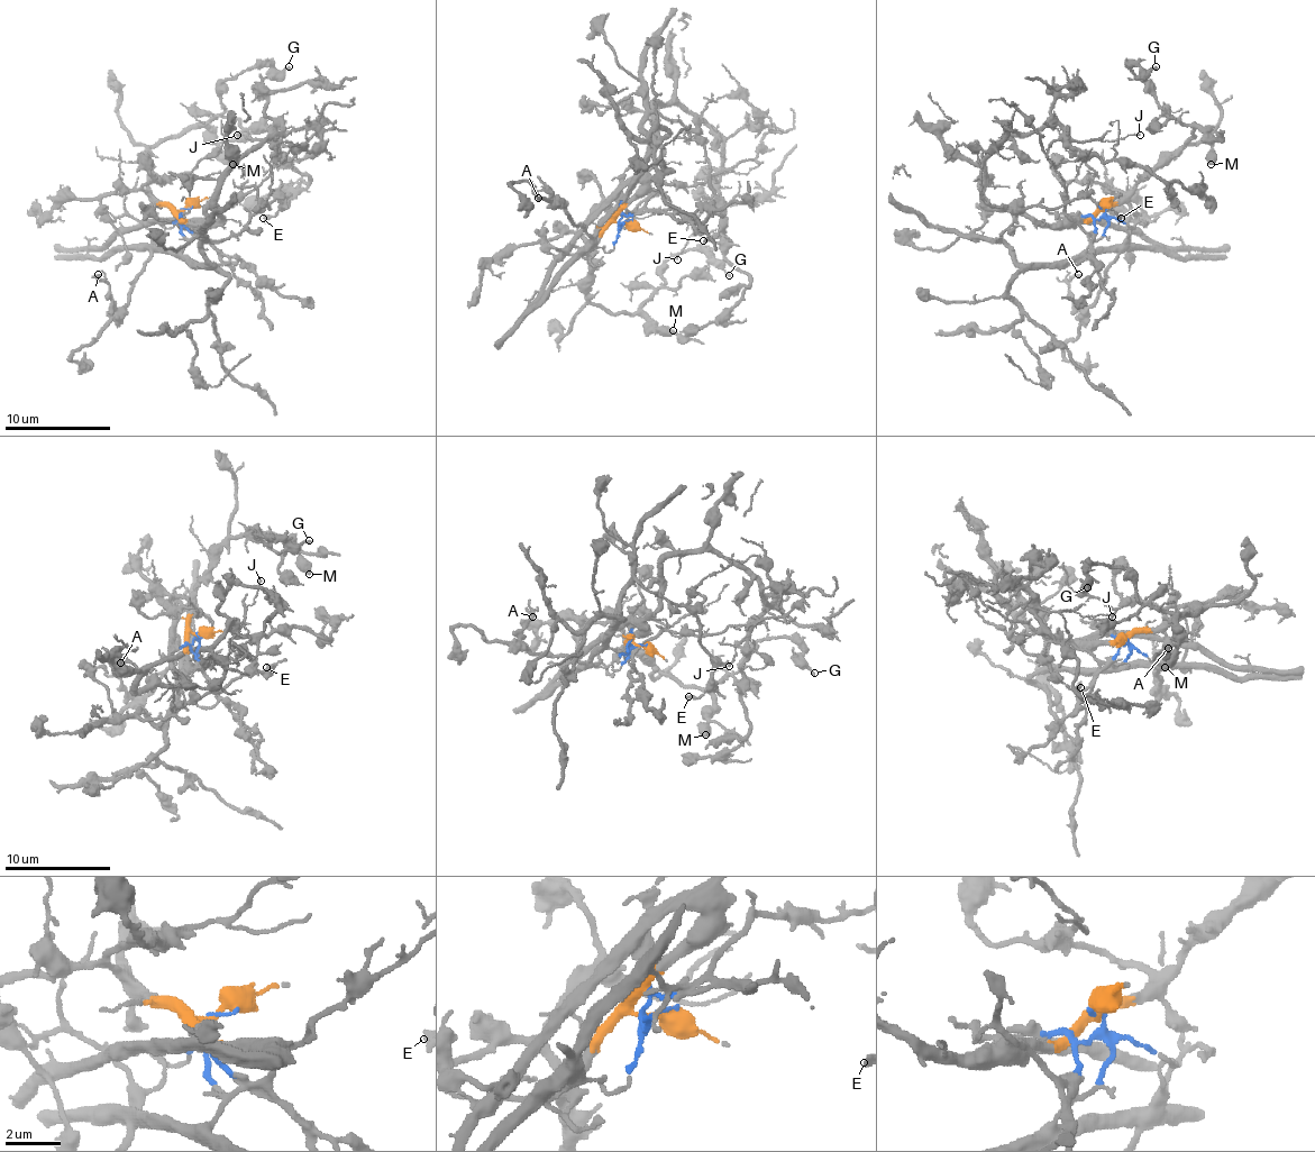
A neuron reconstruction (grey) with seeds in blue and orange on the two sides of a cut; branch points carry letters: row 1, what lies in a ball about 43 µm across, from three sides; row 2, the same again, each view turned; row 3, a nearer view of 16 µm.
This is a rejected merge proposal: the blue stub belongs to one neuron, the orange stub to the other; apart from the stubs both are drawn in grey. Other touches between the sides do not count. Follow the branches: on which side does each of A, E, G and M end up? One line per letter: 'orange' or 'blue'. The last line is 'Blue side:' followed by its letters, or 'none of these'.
A: blue
E: blue
G: orange
M: orange
Blue side: A, E

